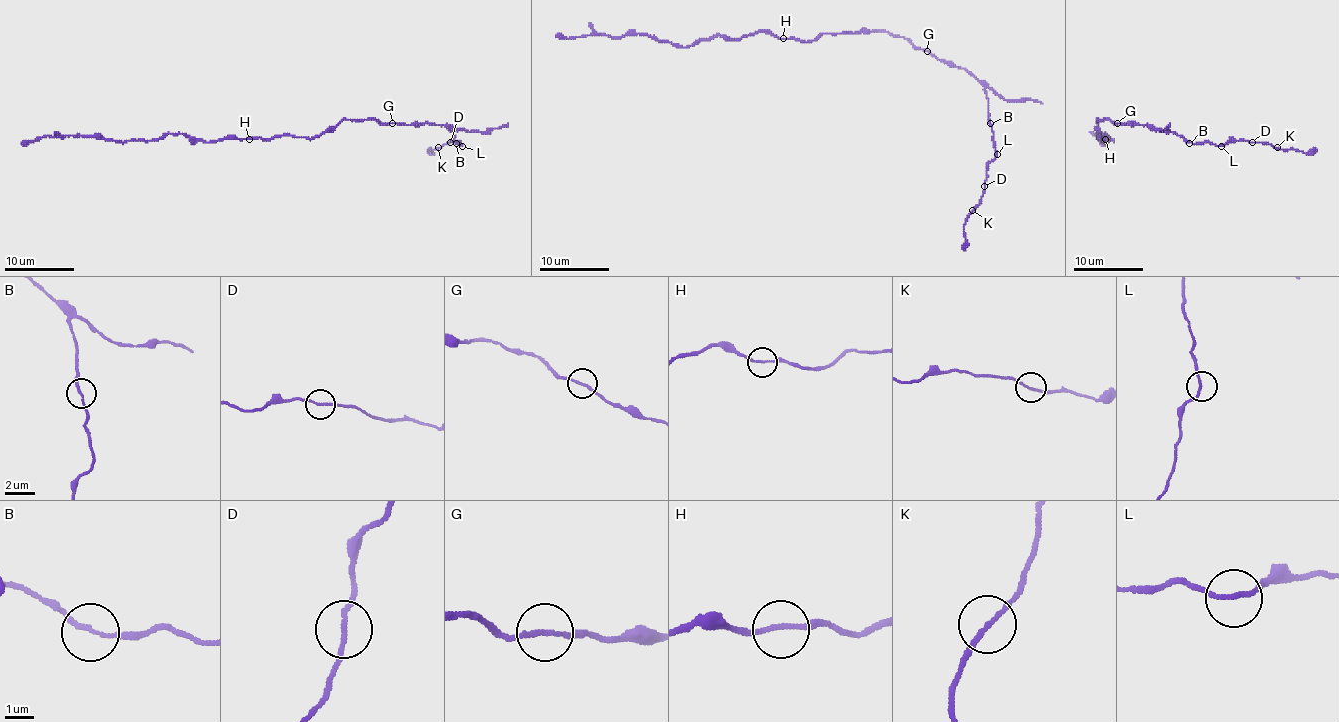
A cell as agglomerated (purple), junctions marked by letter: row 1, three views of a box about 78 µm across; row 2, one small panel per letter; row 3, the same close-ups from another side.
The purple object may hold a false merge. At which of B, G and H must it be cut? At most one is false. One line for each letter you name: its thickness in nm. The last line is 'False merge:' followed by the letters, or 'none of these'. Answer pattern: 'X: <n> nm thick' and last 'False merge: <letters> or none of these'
False merge: none of these

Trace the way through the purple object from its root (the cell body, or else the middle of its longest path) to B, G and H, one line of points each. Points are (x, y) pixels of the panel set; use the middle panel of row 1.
B: (860, 31), (888, 31), (904, 37), (939, 59), (965, 68), (984, 87), (990, 122)
G: (860, 31), (888, 31), (927, 51)
H: (860, 31), (820, 33), (806, 42), (783, 38)

